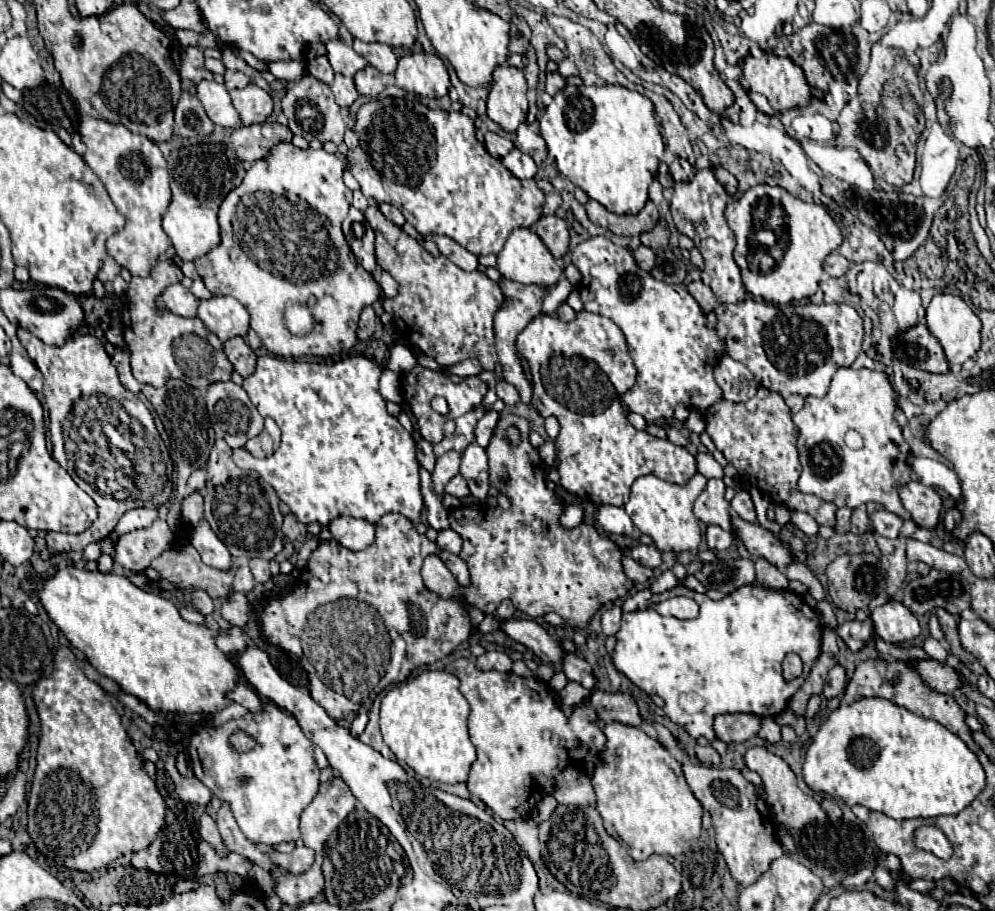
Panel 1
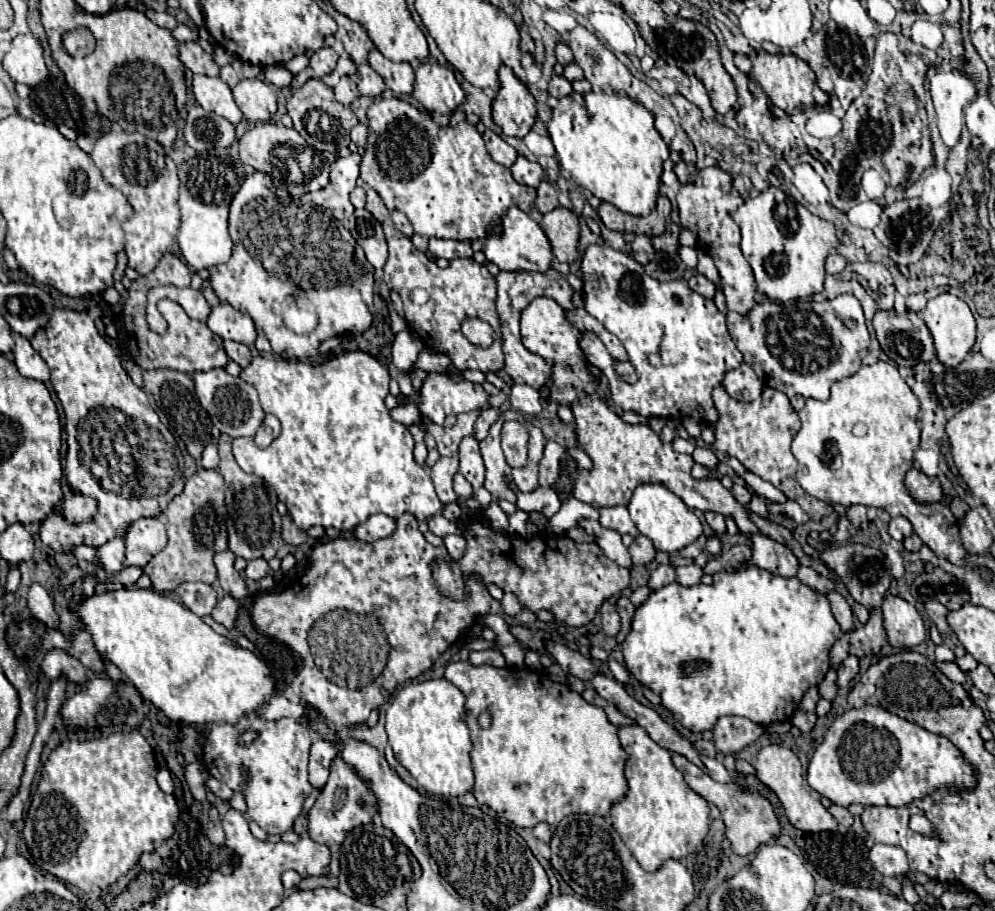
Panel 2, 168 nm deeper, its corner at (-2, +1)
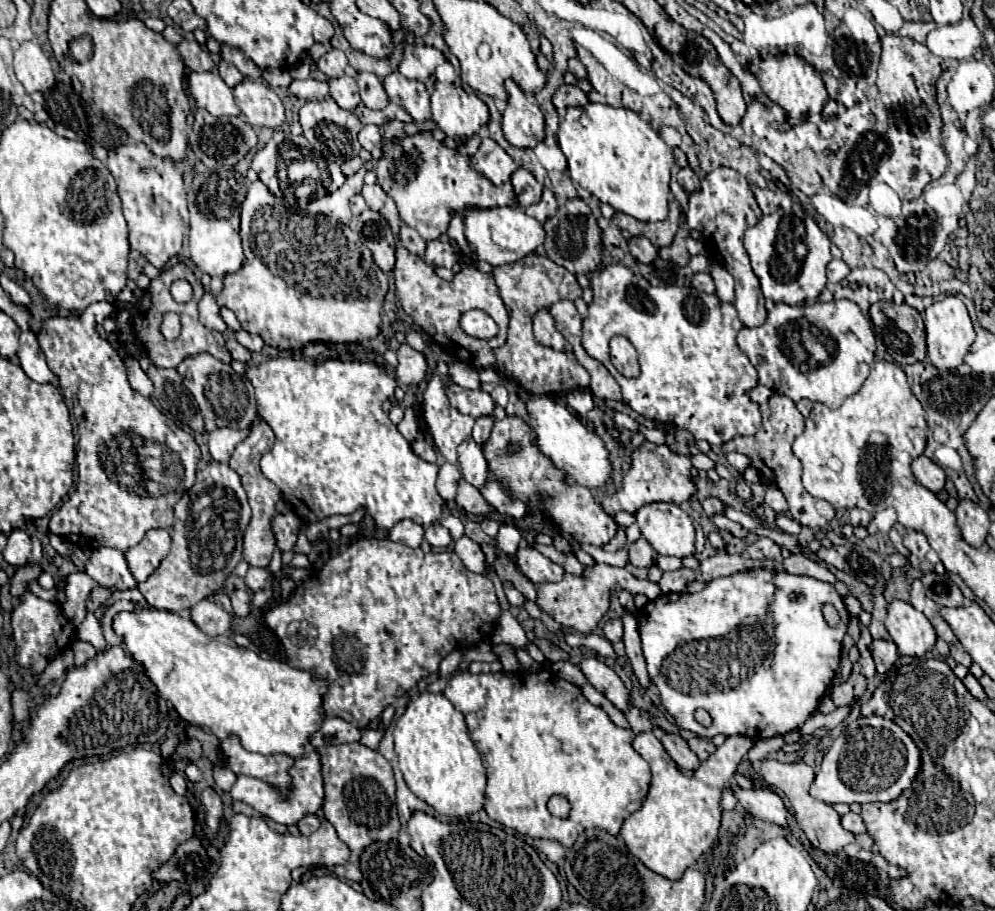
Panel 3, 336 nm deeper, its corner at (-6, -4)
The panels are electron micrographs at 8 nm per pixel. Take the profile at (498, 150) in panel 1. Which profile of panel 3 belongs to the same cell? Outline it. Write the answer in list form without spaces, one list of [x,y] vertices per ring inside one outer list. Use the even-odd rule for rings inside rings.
[[[483,137],[481,147],[473,155],[473,167],[483,173],[493,185],[505,183],[519,165],[513,161],[511,155],[503,147],[499,147],[491,137]]]

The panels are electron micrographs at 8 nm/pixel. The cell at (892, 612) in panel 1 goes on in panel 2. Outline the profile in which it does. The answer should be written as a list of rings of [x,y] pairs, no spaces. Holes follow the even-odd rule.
[[[885,596],[881,608],[883,624],[893,648],[913,648],[925,640],[925,622],[915,606],[899,596]]]

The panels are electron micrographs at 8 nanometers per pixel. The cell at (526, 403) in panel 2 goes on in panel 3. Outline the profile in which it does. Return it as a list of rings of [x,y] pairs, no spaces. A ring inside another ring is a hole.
[[[529,395],[525,405],[529,411],[531,429],[537,433],[539,451],[545,457],[549,457],[555,463],[555,467],[567,473],[569,483],[579,483],[585,487],[601,487],[611,479],[613,469],[607,459],[607,449],[603,447],[603,441],[595,433],[587,431],[575,413],[555,403],[547,395]]]

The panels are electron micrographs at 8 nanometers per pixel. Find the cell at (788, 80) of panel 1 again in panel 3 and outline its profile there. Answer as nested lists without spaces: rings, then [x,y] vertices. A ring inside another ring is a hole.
[[[779,55],[779,57],[765,57],[761,61],[761,73],[757,75],[759,85],[763,93],[777,105],[785,109],[785,113],[793,119],[809,119],[809,117],[819,117],[823,105],[829,101],[829,95],[825,91],[821,75],[805,63],[797,55]]]

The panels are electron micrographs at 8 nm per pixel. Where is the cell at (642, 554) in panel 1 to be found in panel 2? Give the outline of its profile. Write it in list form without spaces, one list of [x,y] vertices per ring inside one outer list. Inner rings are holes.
[[[637,536],[629,546],[629,554],[633,558],[633,564],[649,564],[655,558],[655,546],[649,538]]]

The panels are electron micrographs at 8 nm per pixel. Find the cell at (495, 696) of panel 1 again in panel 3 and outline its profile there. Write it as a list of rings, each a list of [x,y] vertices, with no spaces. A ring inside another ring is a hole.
[[[541,669],[521,679],[505,677],[503,673],[471,675],[469,671],[461,671],[447,681],[443,695],[465,715],[471,741],[487,769],[485,811],[505,827],[531,839],[555,839],[563,847],[571,847],[577,835],[591,827],[607,829],[611,835],[617,835],[625,817],[643,805],[651,773],[645,759],[631,747],[631,729],[615,727],[601,707],[591,705],[583,697],[577,685],[567,683],[553,671]],[[553,795],[563,795],[571,803],[569,819],[551,817],[547,801]]]

